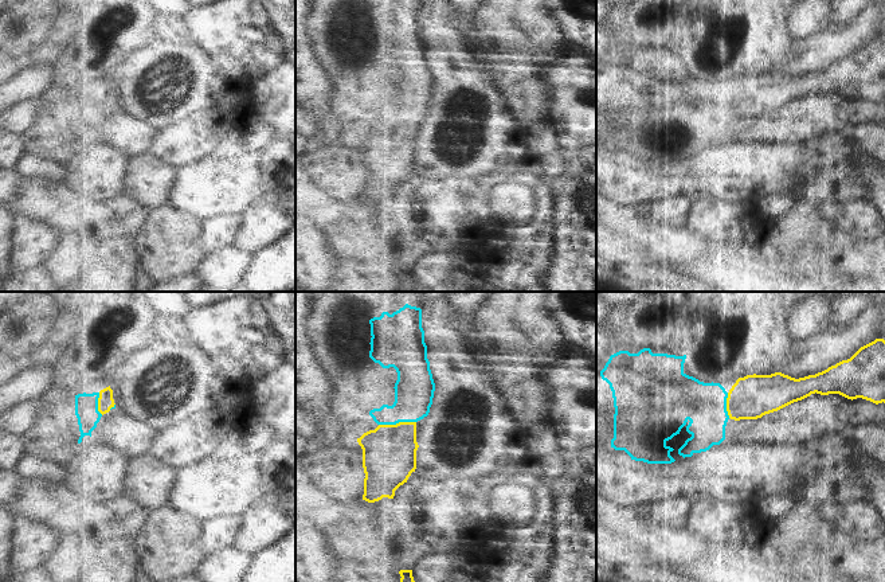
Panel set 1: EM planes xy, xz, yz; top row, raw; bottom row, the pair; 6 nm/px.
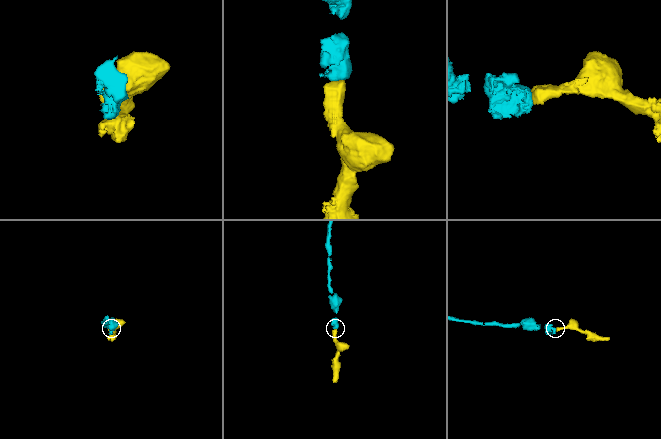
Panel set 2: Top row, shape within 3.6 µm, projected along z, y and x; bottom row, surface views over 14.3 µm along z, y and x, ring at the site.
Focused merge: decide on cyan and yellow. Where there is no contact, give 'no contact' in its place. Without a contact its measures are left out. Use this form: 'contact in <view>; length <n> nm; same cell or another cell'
contact in xz; length 220 nm; same cell

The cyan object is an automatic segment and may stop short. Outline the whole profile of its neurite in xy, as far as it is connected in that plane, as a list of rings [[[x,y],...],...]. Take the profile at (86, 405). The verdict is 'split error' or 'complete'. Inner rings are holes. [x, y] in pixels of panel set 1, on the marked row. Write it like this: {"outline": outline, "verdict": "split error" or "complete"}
{"outline": [[[109,387],[93,394],[75,395],[75,415],[78,418],[81,437],[78,444],[82,442],[85,435],[91,437],[91,431],[97,427],[101,417],[115,409],[113,399],[113,390]]], "verdict": "split error"}

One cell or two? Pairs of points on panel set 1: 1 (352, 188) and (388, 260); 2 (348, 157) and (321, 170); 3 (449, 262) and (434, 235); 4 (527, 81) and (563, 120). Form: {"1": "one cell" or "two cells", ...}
{"1": "two cells", "2": "one cell", "3": "two cells", "4": "two cells"}

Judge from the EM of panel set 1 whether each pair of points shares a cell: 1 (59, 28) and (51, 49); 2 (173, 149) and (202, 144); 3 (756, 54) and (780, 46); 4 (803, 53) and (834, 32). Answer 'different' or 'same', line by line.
1: same
2: same
3: same
4: same

